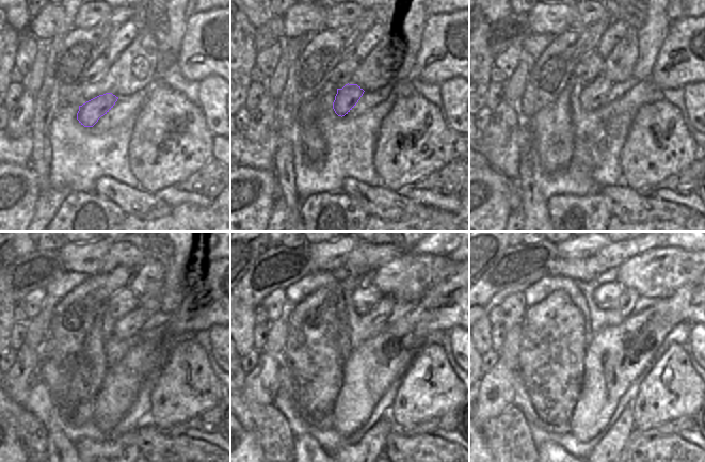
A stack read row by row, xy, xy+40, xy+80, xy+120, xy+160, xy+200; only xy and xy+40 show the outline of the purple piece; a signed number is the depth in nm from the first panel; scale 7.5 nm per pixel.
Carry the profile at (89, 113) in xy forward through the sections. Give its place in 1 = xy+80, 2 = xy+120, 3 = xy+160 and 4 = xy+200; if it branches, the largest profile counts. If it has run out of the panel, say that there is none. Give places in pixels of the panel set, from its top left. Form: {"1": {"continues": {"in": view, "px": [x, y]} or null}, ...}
{"1": {"continues": {"in": "xy+80", "px": [593, 95]}}, "2": {"continues": {"in": "xy+120", "px": [130, 324]}}, "3": {"continues": {"in": "xy+160", "px": [375, 319]}}, "4": {"continues": {"in": "xy+200", "px": [627, 301]}}}

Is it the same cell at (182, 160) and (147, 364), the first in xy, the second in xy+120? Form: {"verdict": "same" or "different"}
{"verdict": "different"}

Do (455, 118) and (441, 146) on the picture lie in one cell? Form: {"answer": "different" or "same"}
{"answer": "different"}

